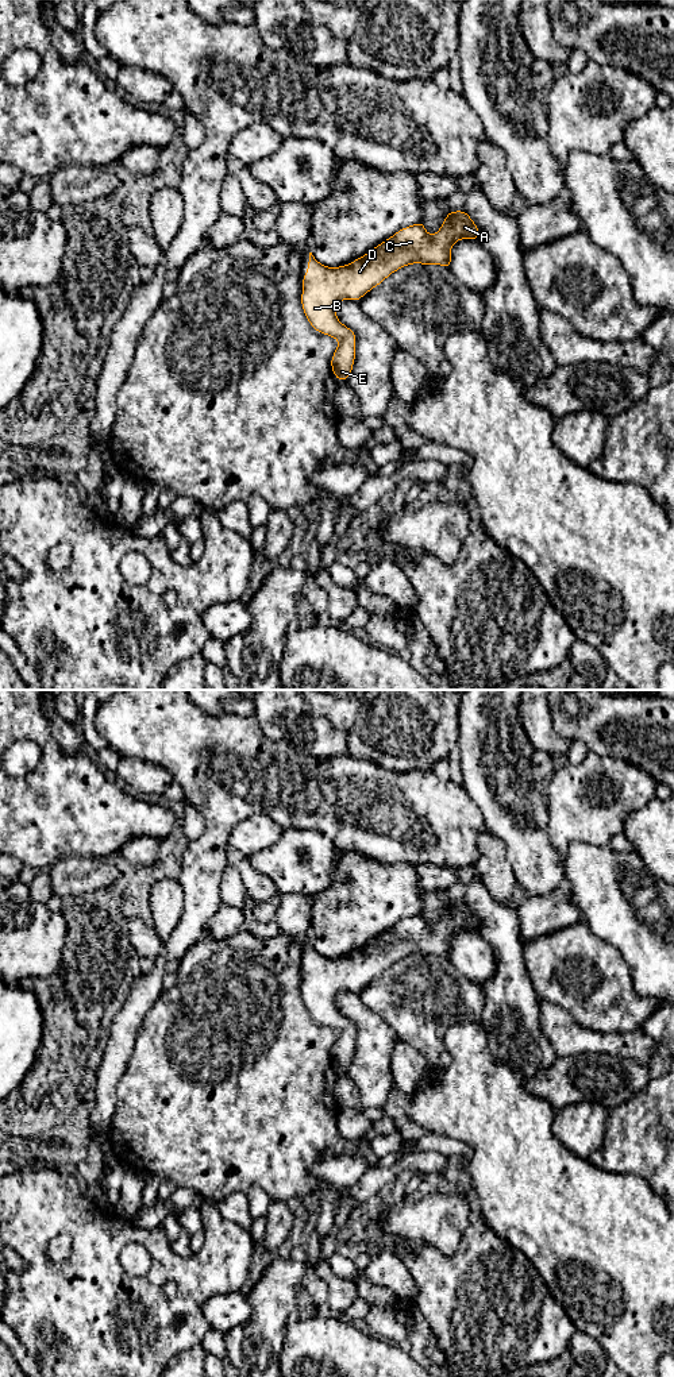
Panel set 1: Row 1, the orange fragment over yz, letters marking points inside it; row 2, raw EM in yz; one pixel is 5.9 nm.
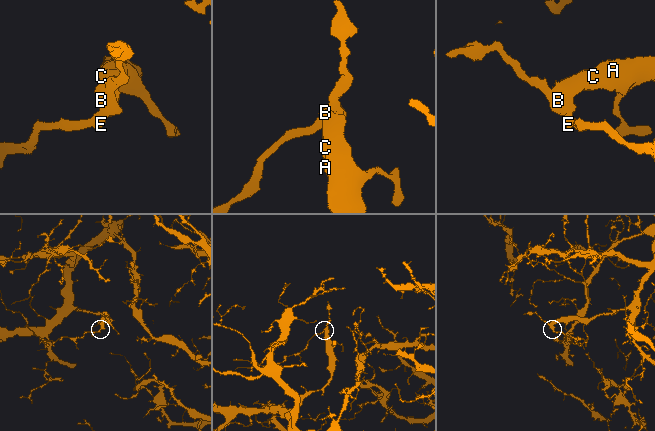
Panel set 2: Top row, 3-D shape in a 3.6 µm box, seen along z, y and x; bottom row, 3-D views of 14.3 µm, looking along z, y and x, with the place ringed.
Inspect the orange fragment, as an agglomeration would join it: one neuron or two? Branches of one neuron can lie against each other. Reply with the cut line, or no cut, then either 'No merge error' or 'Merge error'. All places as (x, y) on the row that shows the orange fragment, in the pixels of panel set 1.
No split. No merge error

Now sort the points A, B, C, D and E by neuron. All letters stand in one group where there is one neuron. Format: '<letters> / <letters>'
A B C D E

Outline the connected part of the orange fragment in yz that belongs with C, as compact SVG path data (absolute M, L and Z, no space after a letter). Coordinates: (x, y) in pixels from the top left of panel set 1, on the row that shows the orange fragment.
M450 211L435 235L428 235L423 221L397 231L393 236L371 248L362 258L339 267L327 267L309 252L308 270L303 277L301 305L311 327L320 333L339 340L331 358L331 369L338 381L347 381L355 360L355 333L342 324L335 312L340 300L361 300L398 269L413 265L440 265L451 269L451 246L461 239L479 239L479 230L466 211Z

